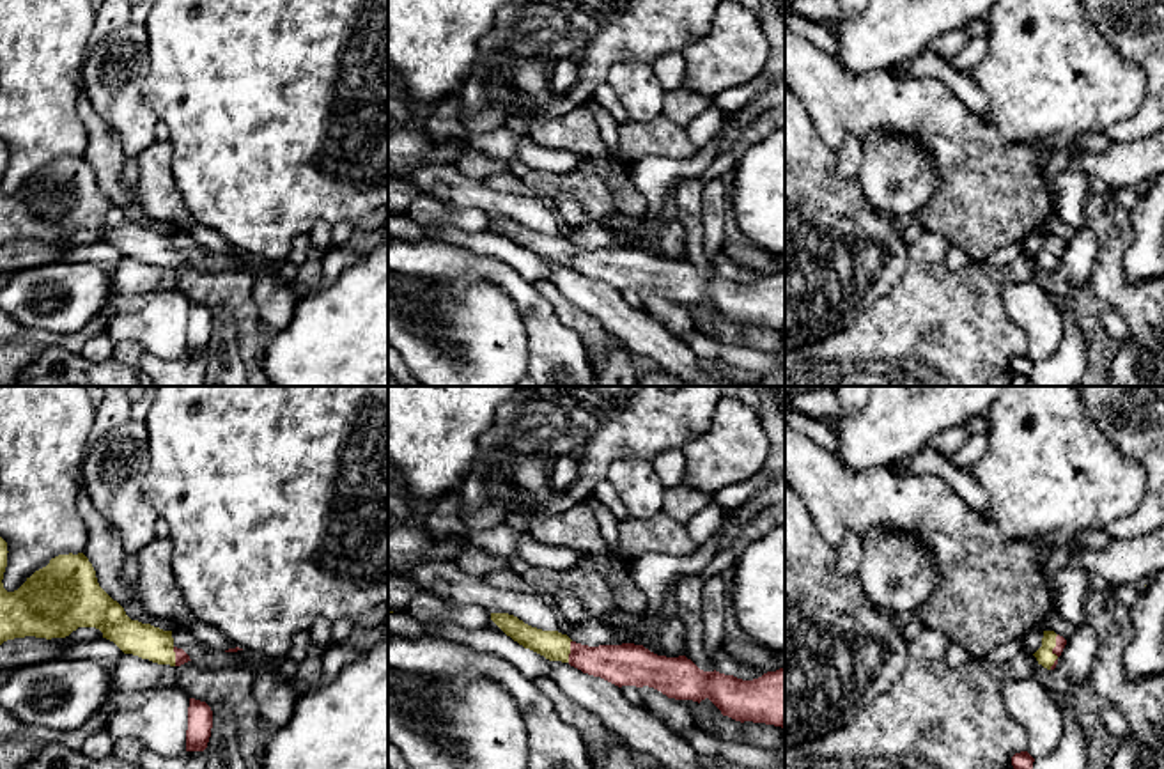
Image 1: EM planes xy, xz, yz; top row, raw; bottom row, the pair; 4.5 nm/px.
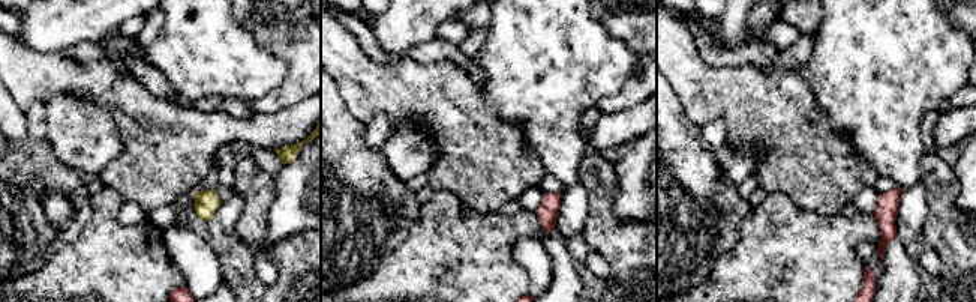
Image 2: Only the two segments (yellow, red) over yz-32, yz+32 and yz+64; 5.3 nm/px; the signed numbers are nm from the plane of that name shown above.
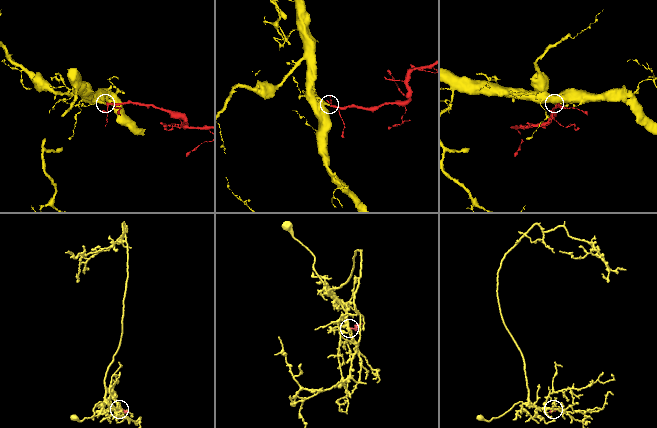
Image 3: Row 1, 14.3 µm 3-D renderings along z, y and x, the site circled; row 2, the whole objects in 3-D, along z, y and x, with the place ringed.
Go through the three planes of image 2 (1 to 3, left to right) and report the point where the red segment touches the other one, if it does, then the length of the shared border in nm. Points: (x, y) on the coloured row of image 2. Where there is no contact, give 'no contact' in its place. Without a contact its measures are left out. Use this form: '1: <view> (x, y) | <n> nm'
1: no contact
2: no contact
3: no contact

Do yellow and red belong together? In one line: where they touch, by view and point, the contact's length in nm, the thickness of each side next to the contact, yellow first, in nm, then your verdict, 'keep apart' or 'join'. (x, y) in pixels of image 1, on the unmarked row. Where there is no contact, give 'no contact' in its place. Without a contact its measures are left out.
yz (1051, 256) | 170 nm | 80/50 nm | join

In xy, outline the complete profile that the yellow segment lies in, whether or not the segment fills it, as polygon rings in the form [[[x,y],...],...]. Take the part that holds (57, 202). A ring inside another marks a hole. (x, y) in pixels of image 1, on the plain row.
[[[0,140],[0,248],[25,239],[66,241],[78,230],[96,230],[124,257],[170,269],[191,264],[174,248],[172,234],[131,223],[99,190],[83,156],[51,161],[14,195],[2,186],[7,156]]]

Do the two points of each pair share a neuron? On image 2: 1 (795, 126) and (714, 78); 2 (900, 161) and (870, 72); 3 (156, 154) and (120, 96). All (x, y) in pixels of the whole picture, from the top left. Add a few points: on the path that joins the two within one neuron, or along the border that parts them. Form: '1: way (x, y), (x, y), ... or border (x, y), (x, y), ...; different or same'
1: way (775, 117), (748, 98), (733, 93); same
2: way (889, 138), (885, 132), (877, 95); same
3: way (152, 140), (152, 128), (134, 110); same

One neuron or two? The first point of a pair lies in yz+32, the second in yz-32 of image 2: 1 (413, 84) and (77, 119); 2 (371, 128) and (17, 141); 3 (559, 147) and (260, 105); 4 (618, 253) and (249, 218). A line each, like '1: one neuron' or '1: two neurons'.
1: two neurons
2: two neurons
3: two neurons
4: one neuron

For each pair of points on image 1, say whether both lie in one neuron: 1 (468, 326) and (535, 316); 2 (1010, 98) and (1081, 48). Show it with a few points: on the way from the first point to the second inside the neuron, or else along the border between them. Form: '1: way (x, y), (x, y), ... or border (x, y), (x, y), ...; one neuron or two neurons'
1: border (496, 284), (521, 318), (528, 358); two neurons
2: way (1028, 98), (1063, 66); one neuron

